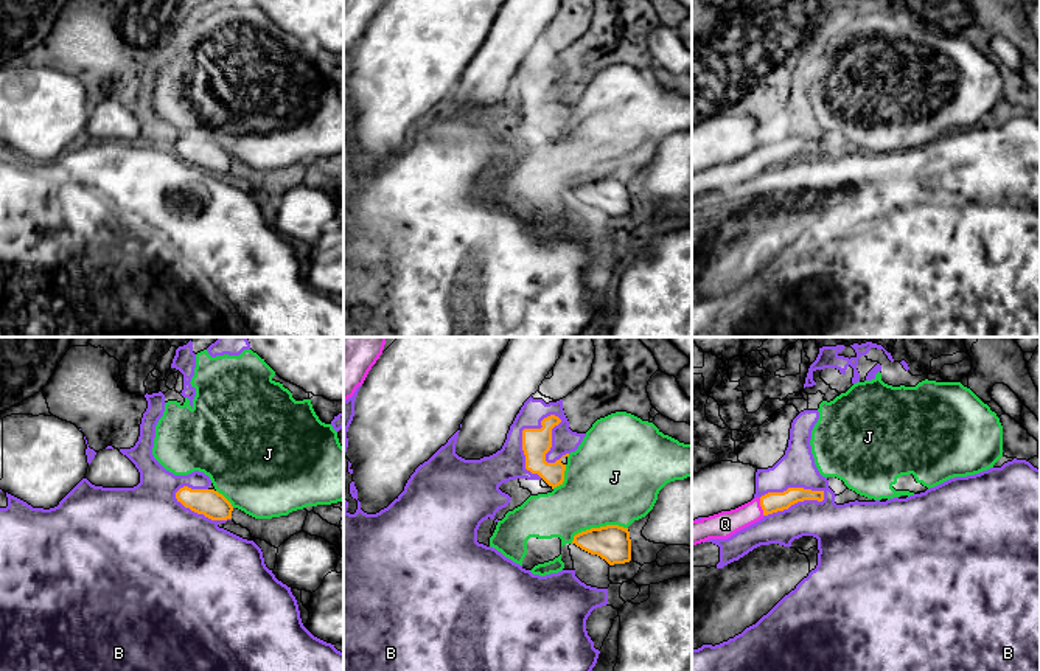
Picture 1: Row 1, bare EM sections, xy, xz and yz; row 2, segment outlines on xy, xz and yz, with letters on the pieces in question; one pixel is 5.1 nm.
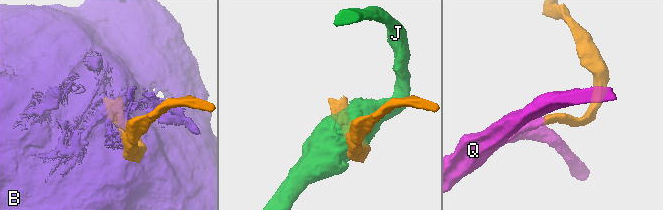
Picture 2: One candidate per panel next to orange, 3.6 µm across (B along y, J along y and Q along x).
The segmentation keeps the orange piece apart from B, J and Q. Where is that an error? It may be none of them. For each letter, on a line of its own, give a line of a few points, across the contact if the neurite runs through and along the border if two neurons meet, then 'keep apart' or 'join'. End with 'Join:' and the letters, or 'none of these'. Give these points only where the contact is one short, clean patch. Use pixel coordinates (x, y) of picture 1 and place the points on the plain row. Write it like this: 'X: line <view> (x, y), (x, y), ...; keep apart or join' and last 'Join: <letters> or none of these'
B: keep apart
J: keep apart
Q: line yz (771, 154), (760, 157), (725, 176); join
Join: Q

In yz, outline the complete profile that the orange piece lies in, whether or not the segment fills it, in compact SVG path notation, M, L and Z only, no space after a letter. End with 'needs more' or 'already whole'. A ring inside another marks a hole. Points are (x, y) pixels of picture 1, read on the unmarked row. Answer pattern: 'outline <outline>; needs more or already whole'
outline M788 140L783 144L768 144L751 154L718 166L692 172L692 199L709 191L728 191L737 183L759 174L768 166L788 162L804 152L824 152L824 143Z; needs more

